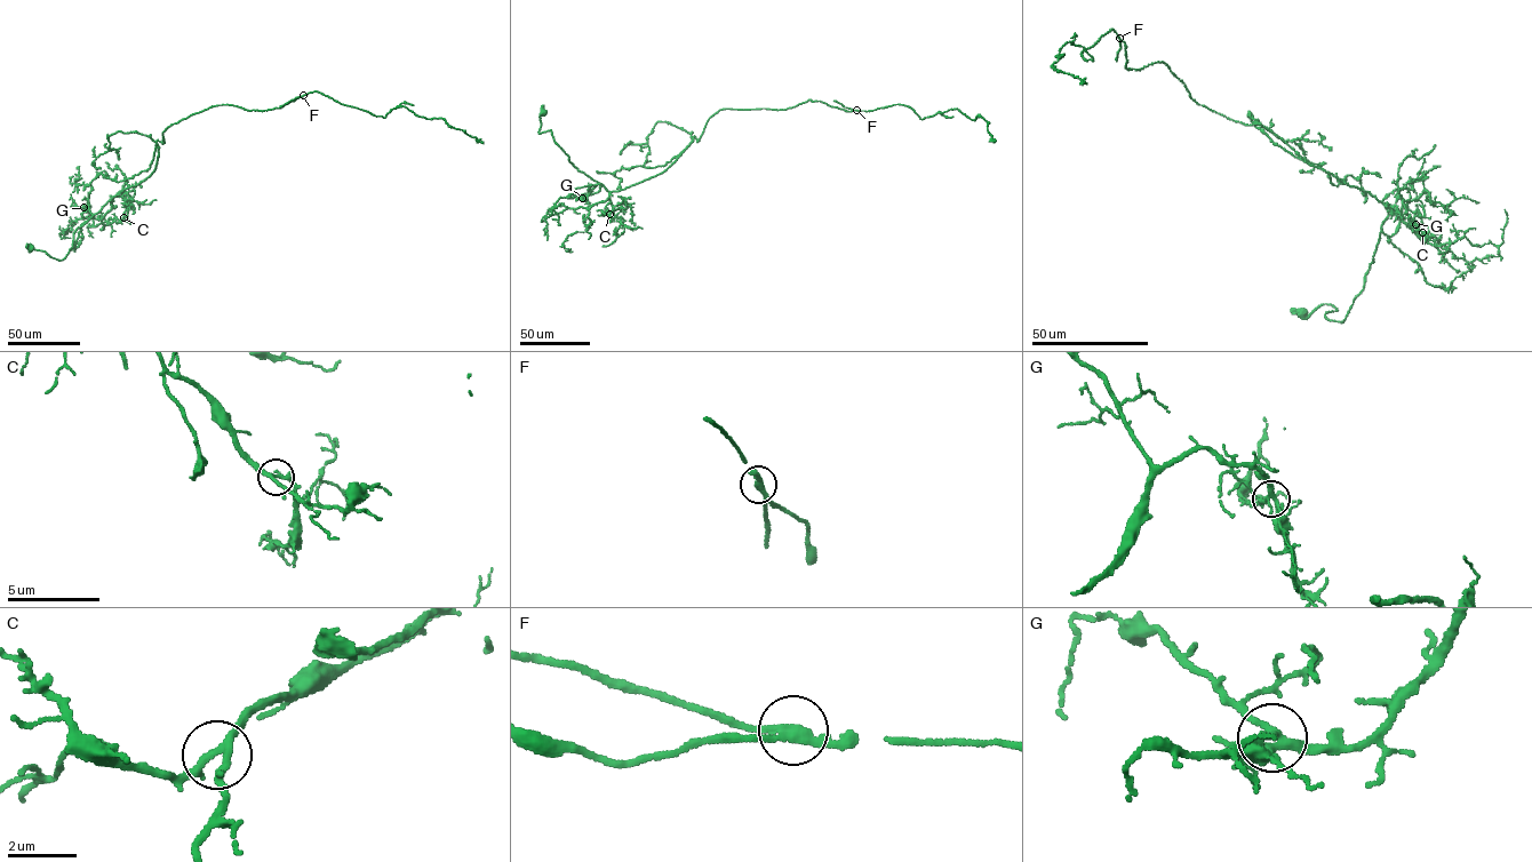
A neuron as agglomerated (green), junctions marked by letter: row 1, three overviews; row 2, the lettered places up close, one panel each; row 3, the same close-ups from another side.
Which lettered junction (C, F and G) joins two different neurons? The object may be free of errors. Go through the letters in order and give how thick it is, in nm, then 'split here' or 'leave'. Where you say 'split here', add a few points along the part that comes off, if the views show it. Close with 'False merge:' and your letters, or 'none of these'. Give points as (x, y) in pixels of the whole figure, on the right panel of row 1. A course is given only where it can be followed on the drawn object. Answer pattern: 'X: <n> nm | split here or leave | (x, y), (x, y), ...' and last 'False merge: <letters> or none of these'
C: 200 nm | leave
F: 220 nm | split here | (1118, 38), (1120, 47), (1116, 61)
G: 220 nm | leave
False merge: F

